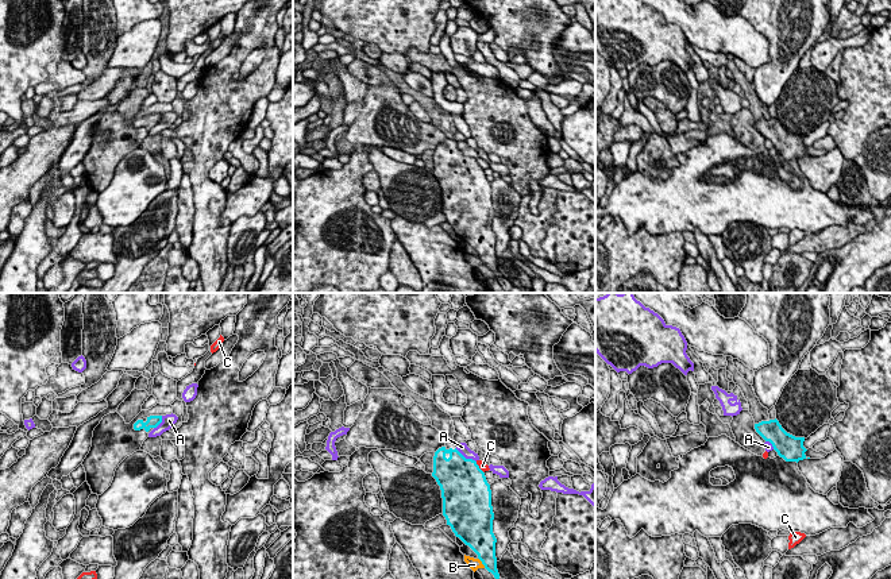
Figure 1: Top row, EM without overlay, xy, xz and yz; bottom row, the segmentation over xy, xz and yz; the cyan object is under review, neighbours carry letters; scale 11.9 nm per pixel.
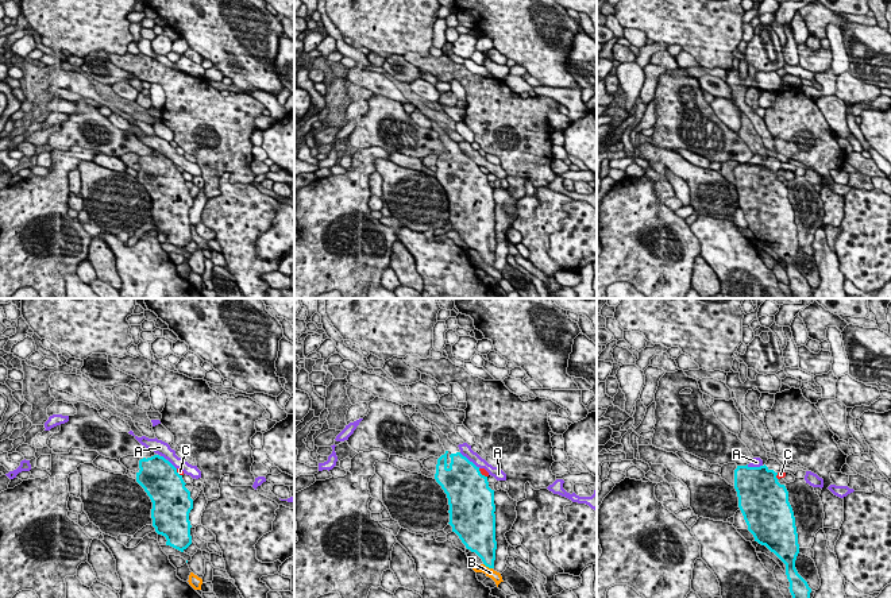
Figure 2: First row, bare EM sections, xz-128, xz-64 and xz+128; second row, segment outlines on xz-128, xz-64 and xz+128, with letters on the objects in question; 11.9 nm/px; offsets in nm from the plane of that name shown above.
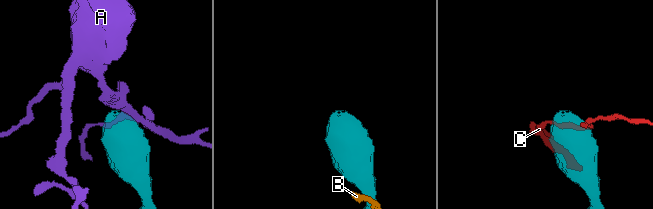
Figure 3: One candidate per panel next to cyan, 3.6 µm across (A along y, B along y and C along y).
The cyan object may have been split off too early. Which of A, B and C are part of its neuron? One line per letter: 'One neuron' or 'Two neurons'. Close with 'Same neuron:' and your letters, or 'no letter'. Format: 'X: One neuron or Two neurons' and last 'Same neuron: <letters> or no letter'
A: Two neurons
B: Two neurons
C: Two neurons
Same neuron: no letter

